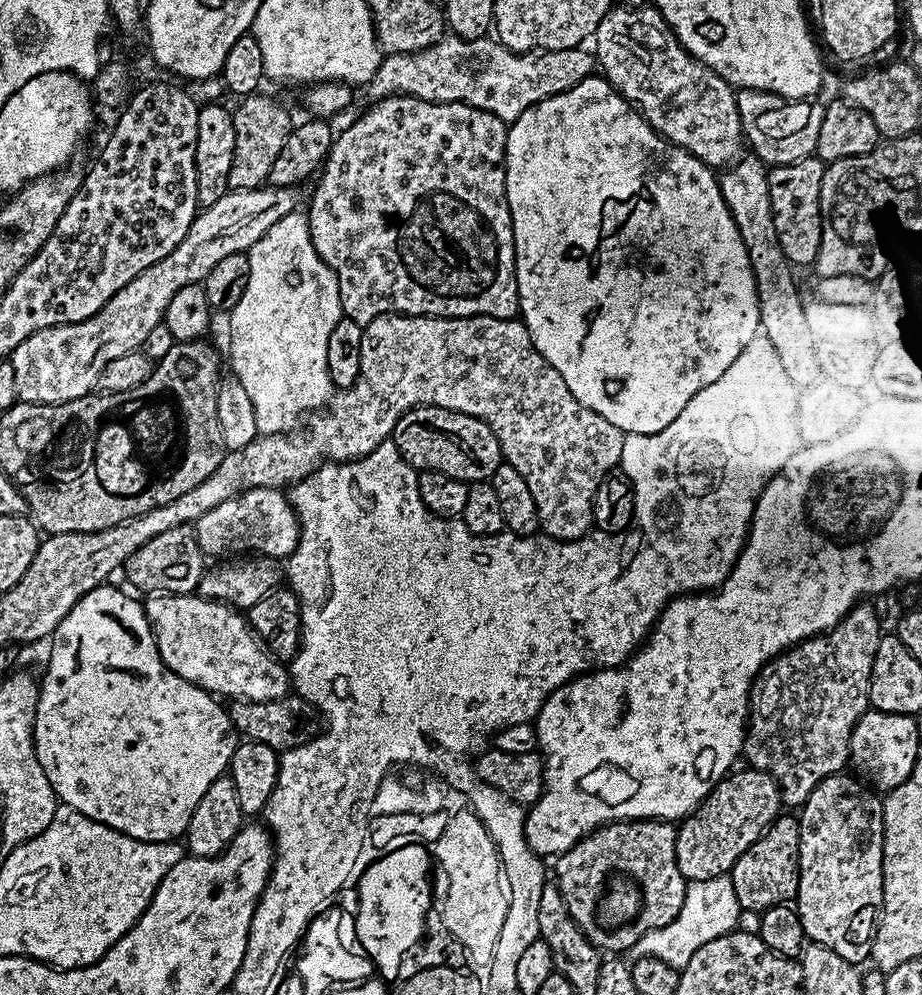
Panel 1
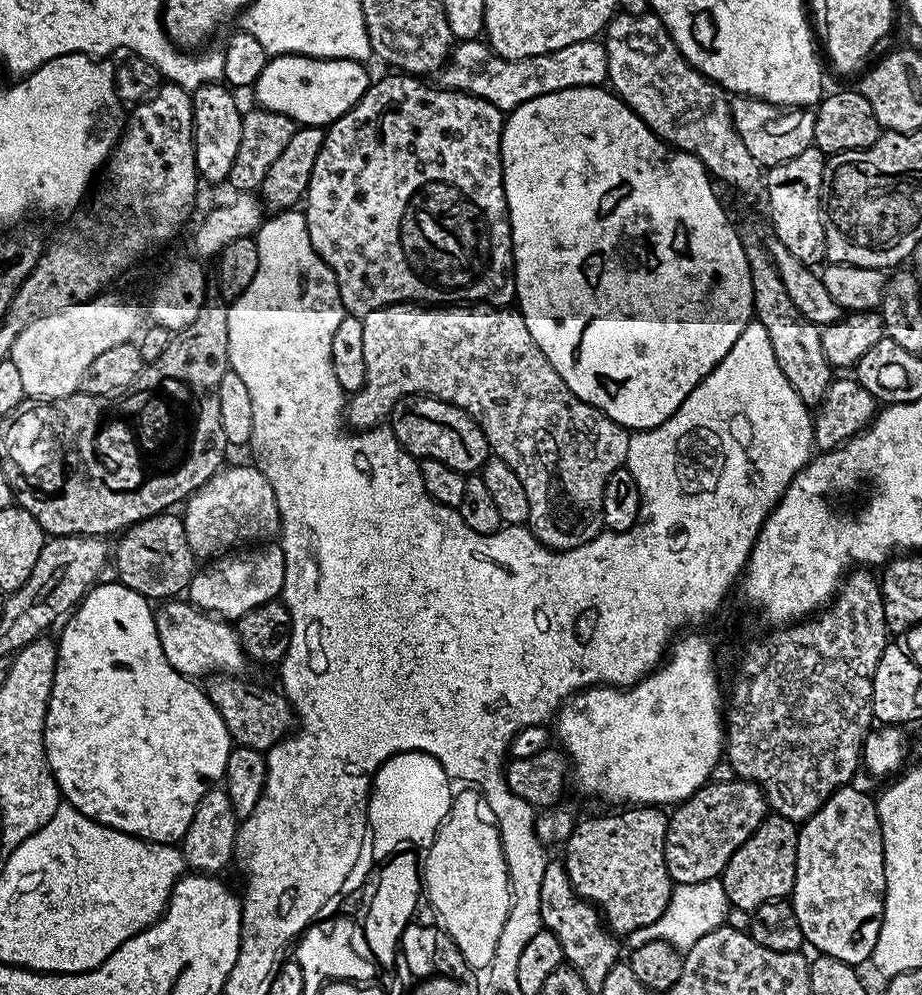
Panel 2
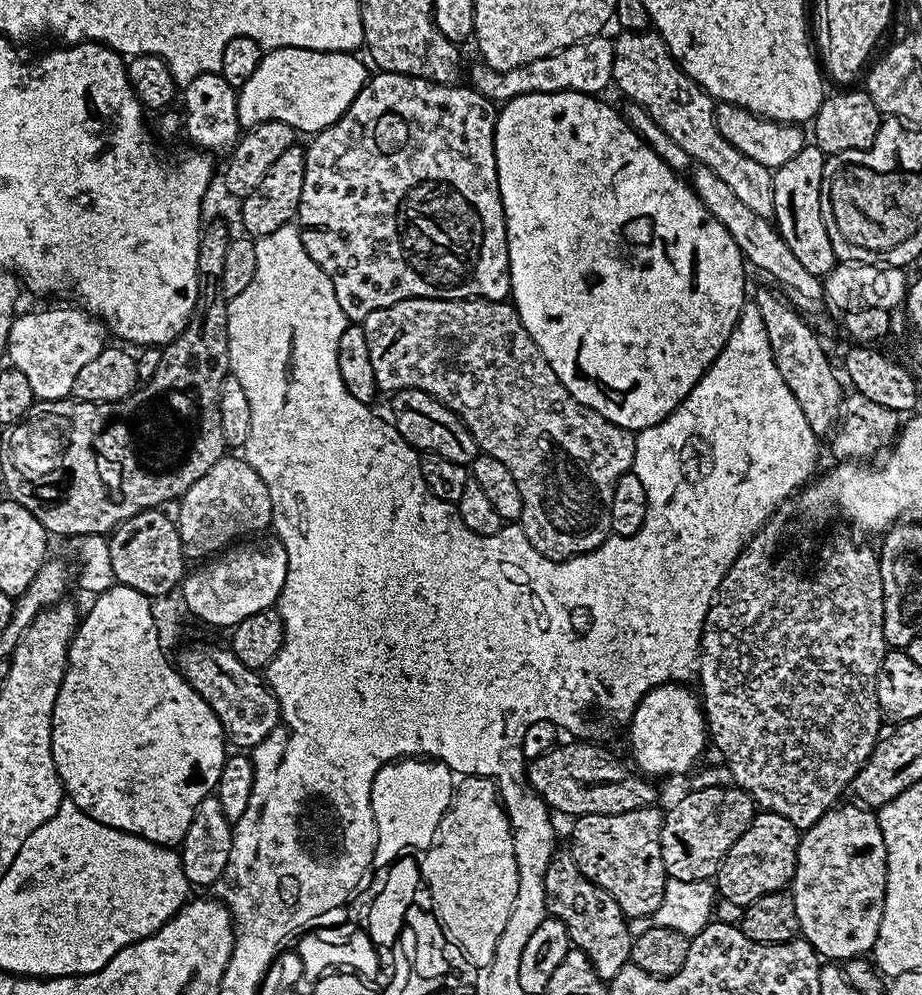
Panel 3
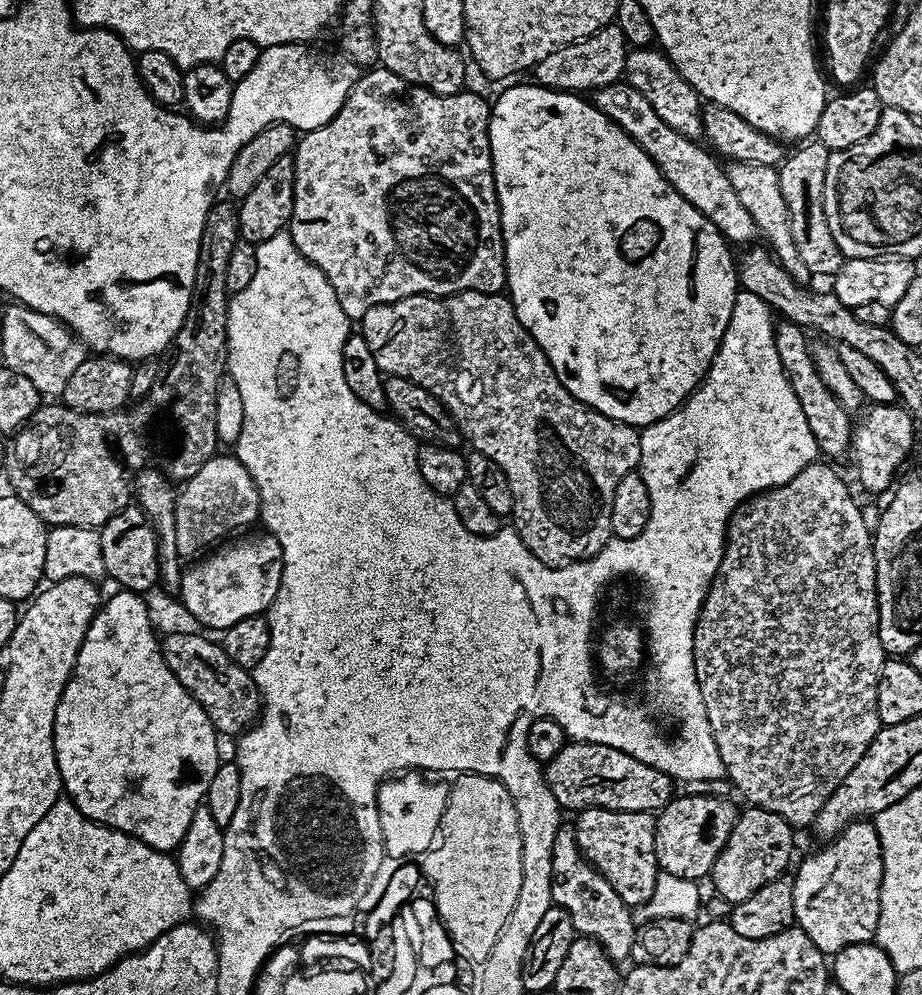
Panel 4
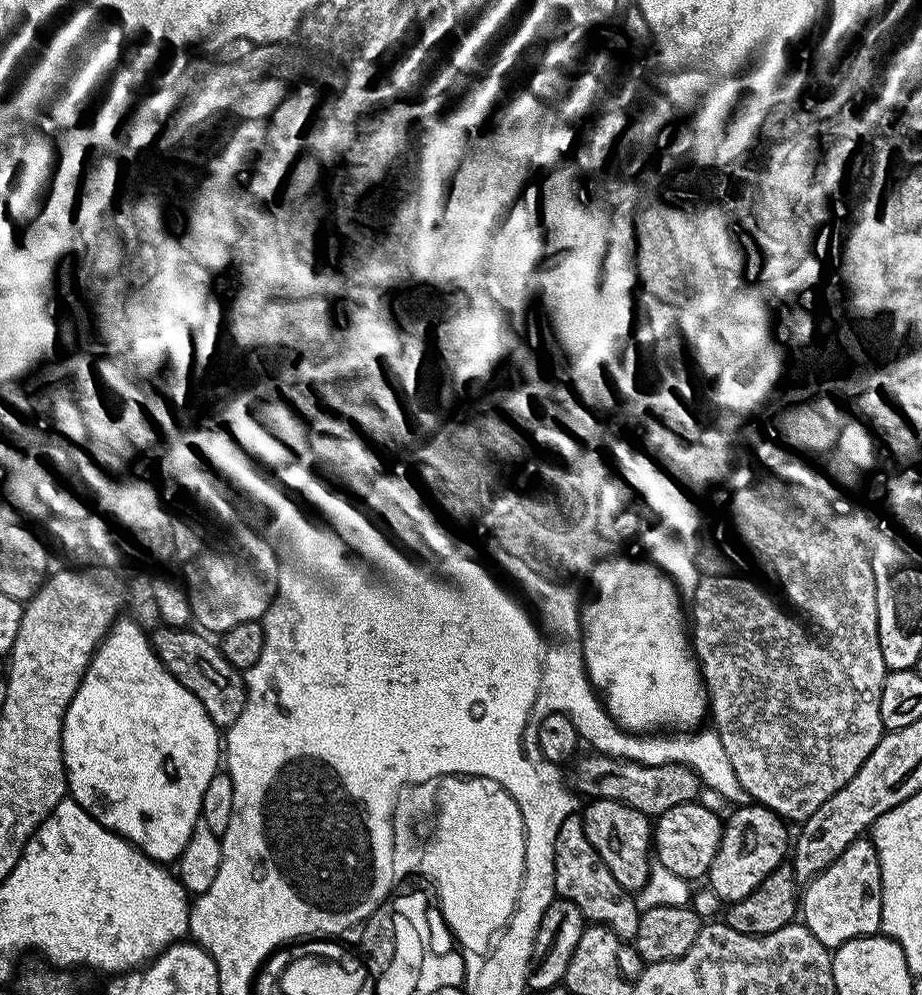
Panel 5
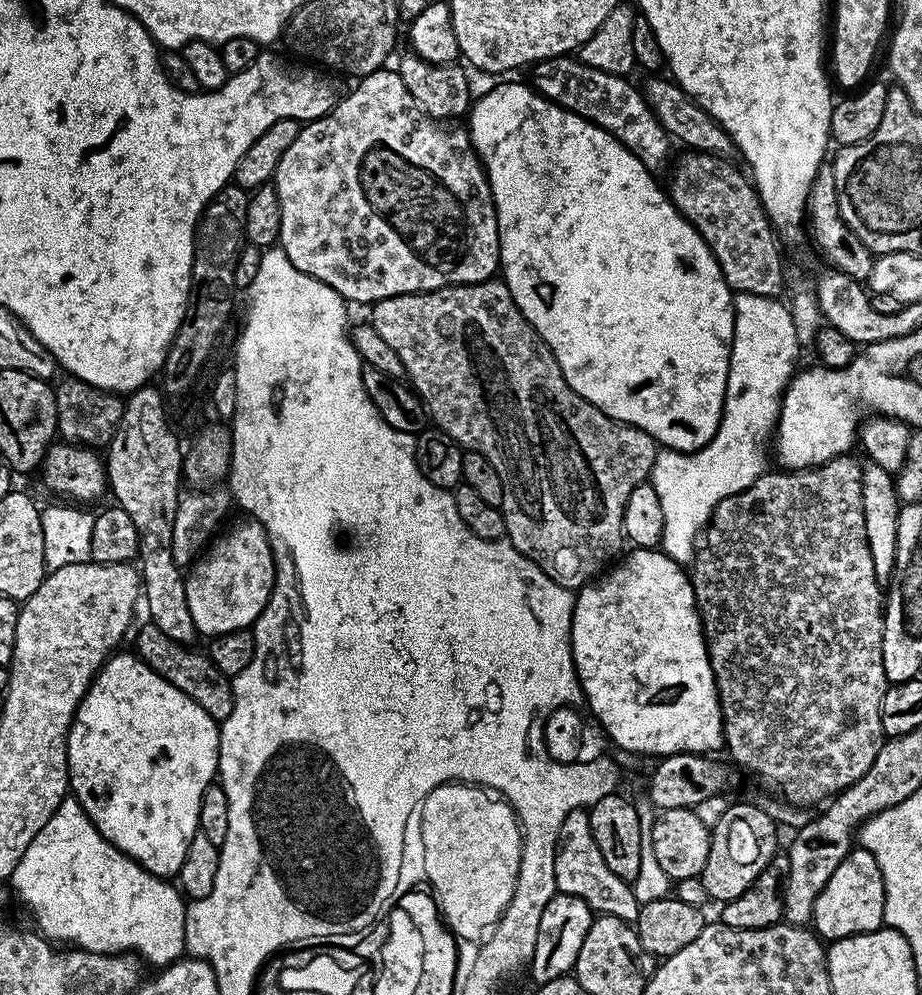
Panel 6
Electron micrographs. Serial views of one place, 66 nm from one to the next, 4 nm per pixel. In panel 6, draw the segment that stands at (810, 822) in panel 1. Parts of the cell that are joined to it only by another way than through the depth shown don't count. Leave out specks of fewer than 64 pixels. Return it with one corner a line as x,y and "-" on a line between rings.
859,846
853,847
838,870
830,874
826,886
822,886
811,923
828,942
856,936
859,932
874,932
884,924
884,879
878,862
874,862
874,854

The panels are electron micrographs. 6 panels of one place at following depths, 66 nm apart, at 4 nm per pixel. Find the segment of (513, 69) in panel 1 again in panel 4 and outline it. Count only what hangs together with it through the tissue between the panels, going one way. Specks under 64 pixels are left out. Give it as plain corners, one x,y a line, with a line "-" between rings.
615,23
599,28
593,36
568,44
554,54
546,54
542,62
534,65
535,83
546,88
554,88
561,92
588,94
597,88
605,88
607,84
617,83
624,76
626,58
630,46
624,41
622,30

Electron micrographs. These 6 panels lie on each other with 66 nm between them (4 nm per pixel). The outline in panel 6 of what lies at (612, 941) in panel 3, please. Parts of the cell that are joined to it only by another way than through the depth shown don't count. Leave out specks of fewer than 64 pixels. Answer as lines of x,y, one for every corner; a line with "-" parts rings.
584,808
570,810
570,814
566,814
566,822
562,822
556,843
554,878
557,892
582,898
592,907
593,913
616,916
619,920
629,922
635,922
638,918
641,904
634,898
632,885
629,881
618,878
618,874
614,874
610,866
606,866
606,858
602,858
602,850
598,850
598,842
594,842
590,818

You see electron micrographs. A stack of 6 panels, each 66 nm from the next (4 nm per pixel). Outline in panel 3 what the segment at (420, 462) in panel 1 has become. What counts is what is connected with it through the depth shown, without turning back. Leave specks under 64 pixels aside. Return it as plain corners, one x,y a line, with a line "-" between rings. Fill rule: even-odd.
404,388
391,397
392,412
398,434
406,438
411,448
423,454
433,452
442,454
442,458
450,458
450,462
458,462
465,466
471,465
473,458
478,454
476,439
470,430
449,408
438,407
437,401
430,394
420,393
413,388
-
420,400
420,404
418,401
-
437,408
437,409
436,409

